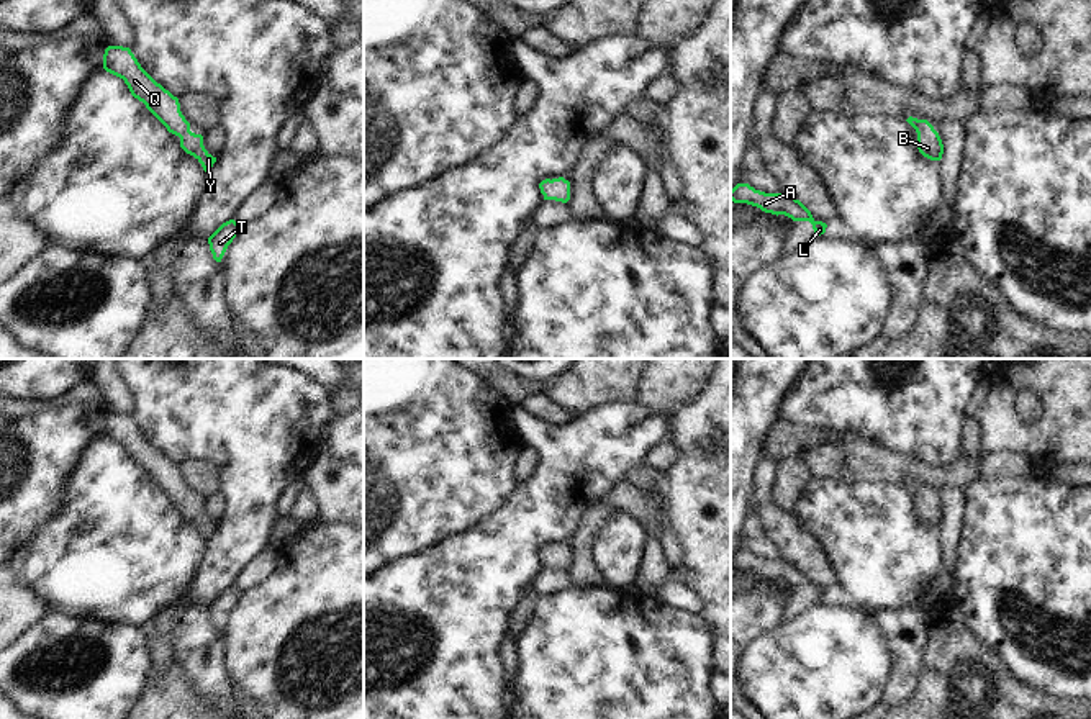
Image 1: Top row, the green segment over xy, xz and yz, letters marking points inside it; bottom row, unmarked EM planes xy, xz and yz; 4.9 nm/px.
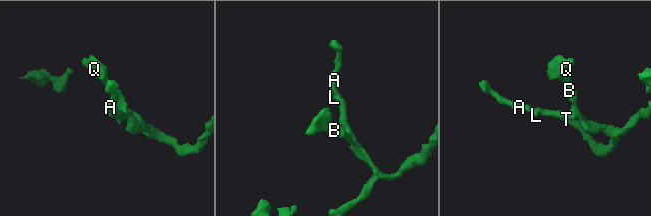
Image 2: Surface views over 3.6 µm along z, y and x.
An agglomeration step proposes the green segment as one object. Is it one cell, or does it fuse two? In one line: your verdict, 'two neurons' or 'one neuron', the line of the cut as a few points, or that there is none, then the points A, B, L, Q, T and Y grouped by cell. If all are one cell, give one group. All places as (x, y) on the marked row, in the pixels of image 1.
one neuron; no cut; A B L Q T Y

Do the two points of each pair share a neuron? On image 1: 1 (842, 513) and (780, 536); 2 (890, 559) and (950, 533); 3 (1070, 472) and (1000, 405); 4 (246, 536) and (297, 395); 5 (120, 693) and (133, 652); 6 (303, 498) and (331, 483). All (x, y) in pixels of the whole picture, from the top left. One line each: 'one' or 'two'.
1: two
2: two
3: two
4: one
5: one
6: two

